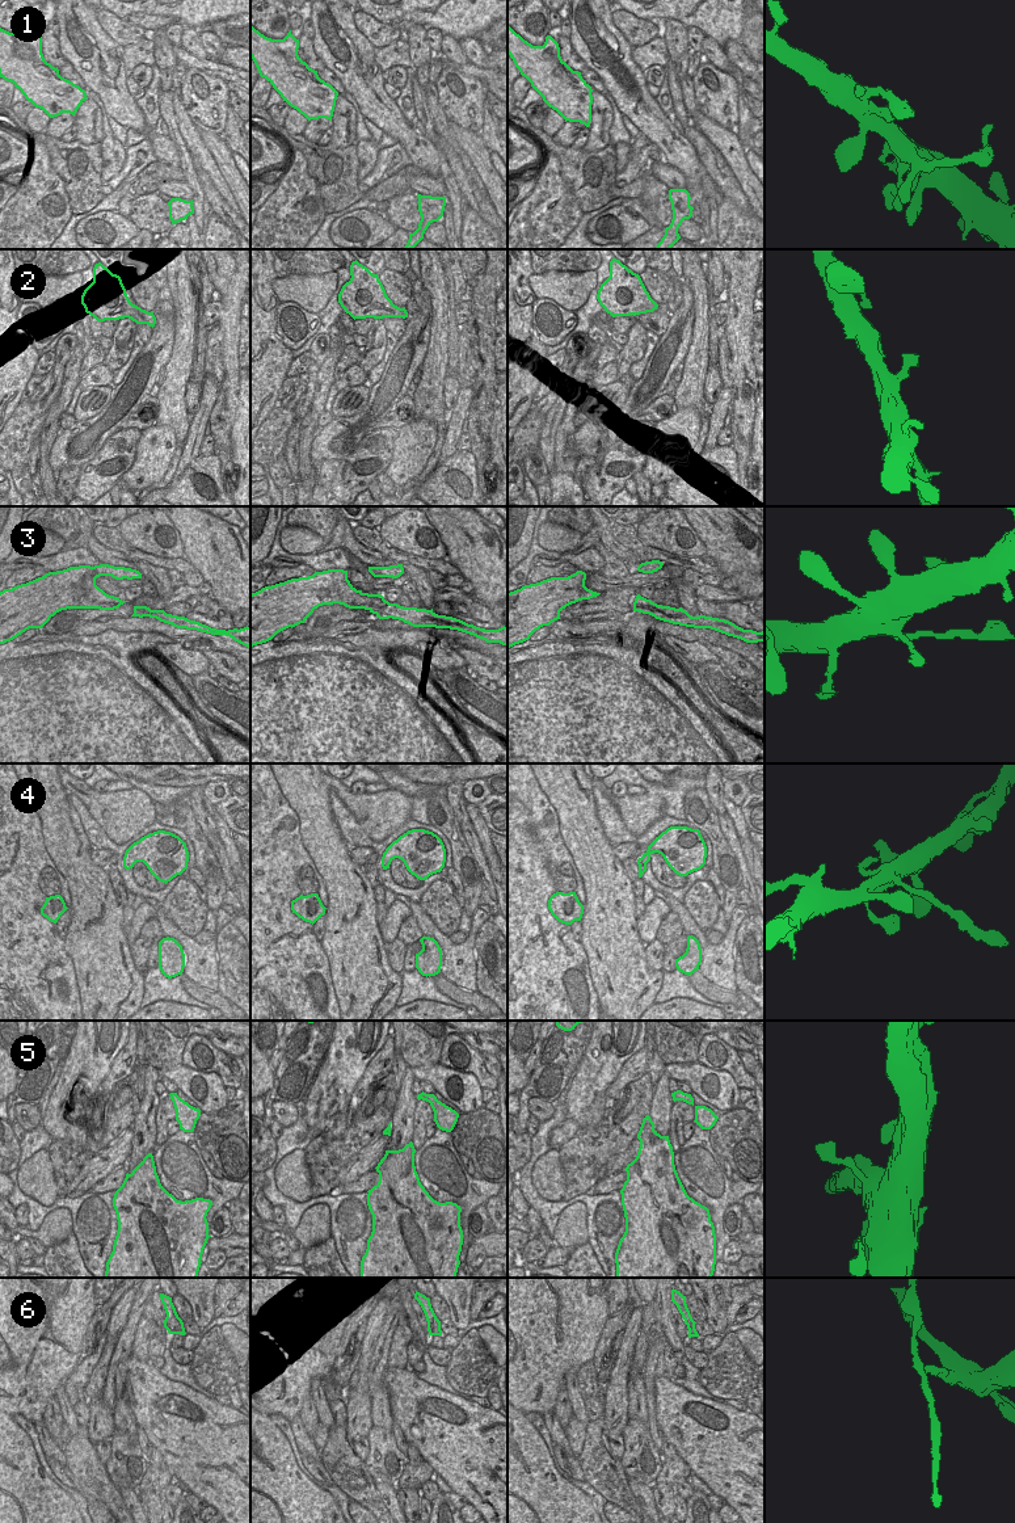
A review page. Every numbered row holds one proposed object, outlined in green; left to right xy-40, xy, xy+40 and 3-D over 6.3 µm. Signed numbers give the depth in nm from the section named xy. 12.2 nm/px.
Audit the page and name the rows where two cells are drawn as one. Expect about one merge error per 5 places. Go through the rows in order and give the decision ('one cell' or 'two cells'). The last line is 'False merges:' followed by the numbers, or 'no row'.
1: two cells
2: one cell
3: one cell
4: one cell
5: one cell
6: two cells
False merges: 1, 6

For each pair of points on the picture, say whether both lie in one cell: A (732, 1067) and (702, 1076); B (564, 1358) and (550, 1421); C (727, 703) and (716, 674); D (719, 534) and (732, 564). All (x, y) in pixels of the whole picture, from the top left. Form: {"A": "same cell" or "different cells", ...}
{"A": "different cells", "B": "different cells", "C": "same cell", "D": "same cell"}

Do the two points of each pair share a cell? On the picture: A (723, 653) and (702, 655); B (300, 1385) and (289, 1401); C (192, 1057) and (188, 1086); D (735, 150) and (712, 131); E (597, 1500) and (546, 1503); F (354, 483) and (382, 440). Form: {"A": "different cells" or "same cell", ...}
{"A": "different cells", "B": "same cell", "C": "different cells", "D": "same cell", "E": "different cells", "F": "same cell"}

